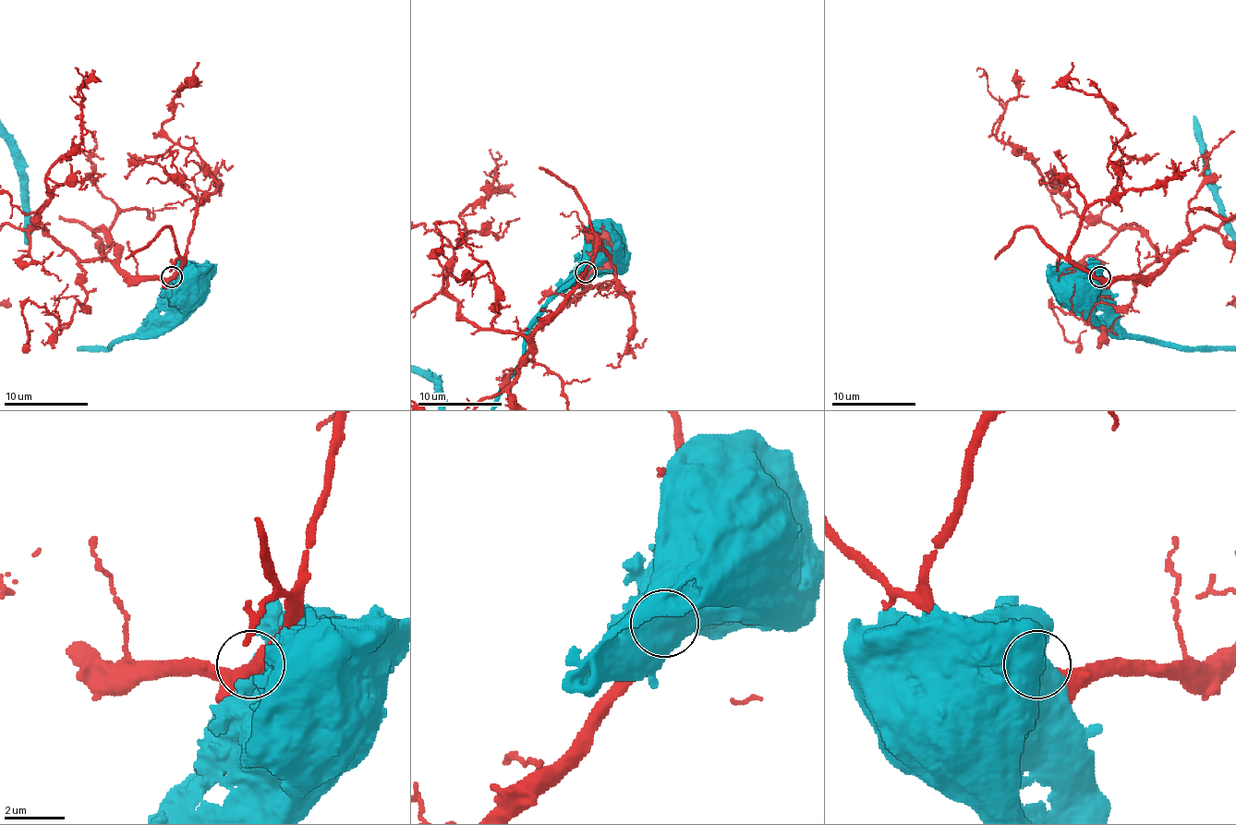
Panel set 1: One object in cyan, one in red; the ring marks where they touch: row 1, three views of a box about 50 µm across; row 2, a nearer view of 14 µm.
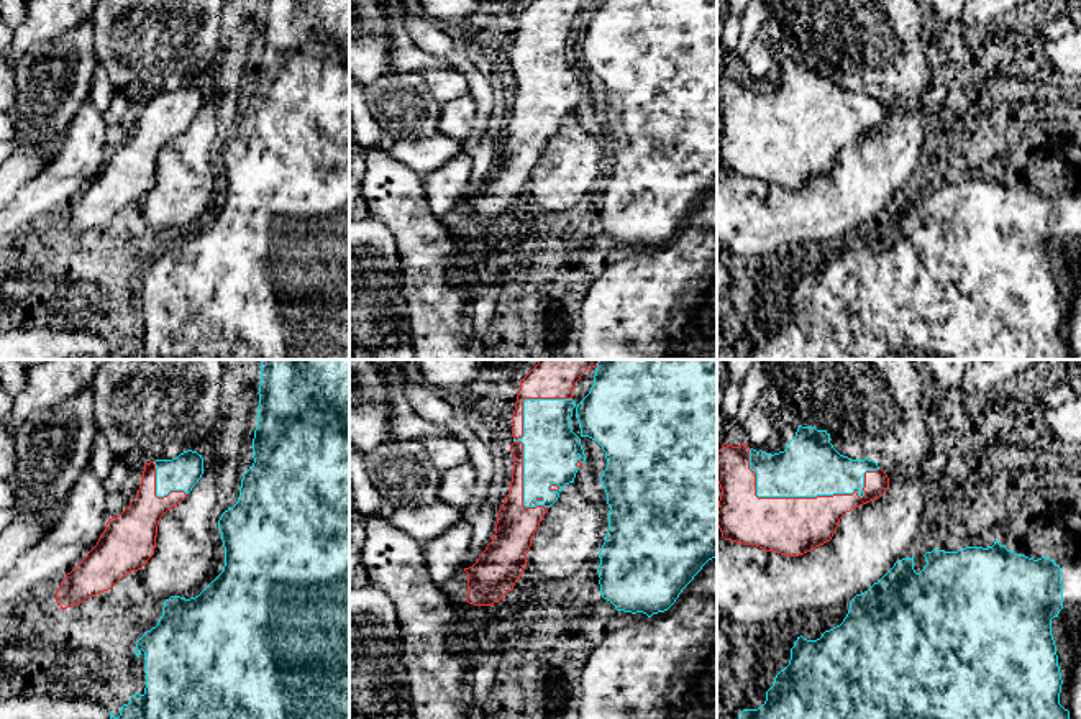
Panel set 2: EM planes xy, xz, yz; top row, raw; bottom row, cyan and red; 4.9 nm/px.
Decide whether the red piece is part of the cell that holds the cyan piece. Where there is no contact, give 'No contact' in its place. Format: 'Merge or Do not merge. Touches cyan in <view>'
Do not merge. Touches cyan in yz

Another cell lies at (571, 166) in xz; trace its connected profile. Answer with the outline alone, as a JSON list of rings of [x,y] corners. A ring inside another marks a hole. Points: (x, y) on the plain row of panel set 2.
[[[574,115],[566,117],[531,171],[531,208],[554,215],[586,204],[605,174],[607,158],[607,143],[589,135]]]

